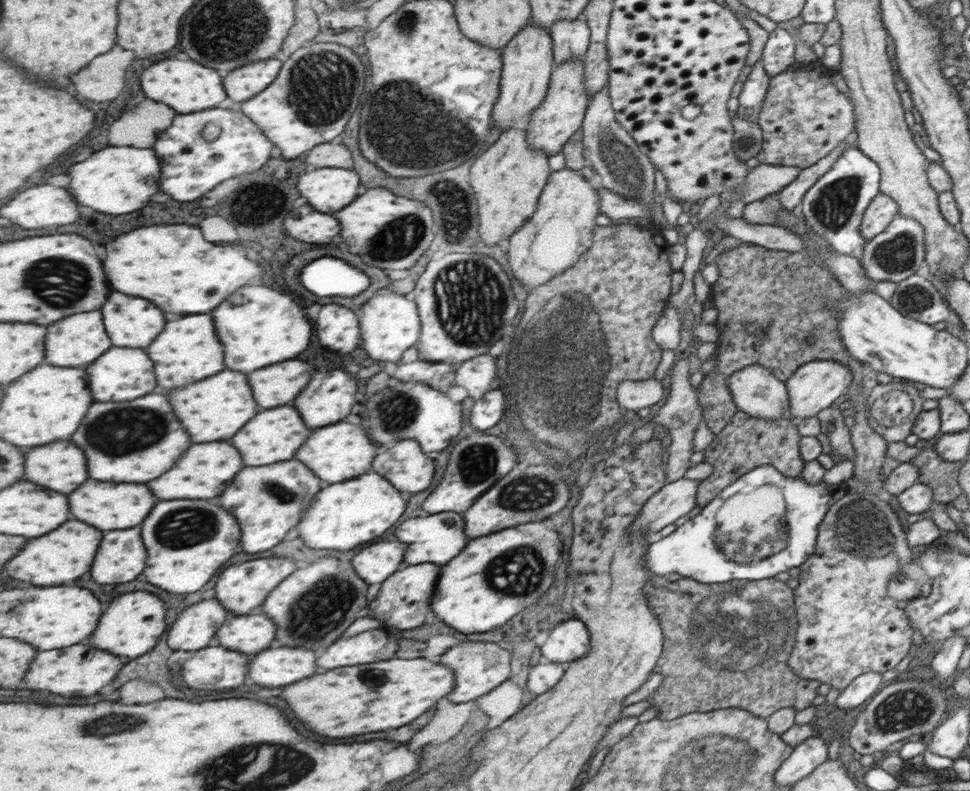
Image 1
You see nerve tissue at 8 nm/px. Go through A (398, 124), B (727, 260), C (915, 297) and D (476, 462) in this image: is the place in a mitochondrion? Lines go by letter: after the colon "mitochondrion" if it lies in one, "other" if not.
A: mitochondrion
B: other
C: mitochondrion
D: mitochondrion

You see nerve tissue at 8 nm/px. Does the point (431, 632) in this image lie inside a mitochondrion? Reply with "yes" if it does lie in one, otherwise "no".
no

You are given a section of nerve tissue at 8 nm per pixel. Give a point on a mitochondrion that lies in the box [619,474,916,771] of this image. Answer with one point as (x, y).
(755, 622)

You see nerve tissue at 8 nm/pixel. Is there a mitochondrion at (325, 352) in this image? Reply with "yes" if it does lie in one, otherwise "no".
no

